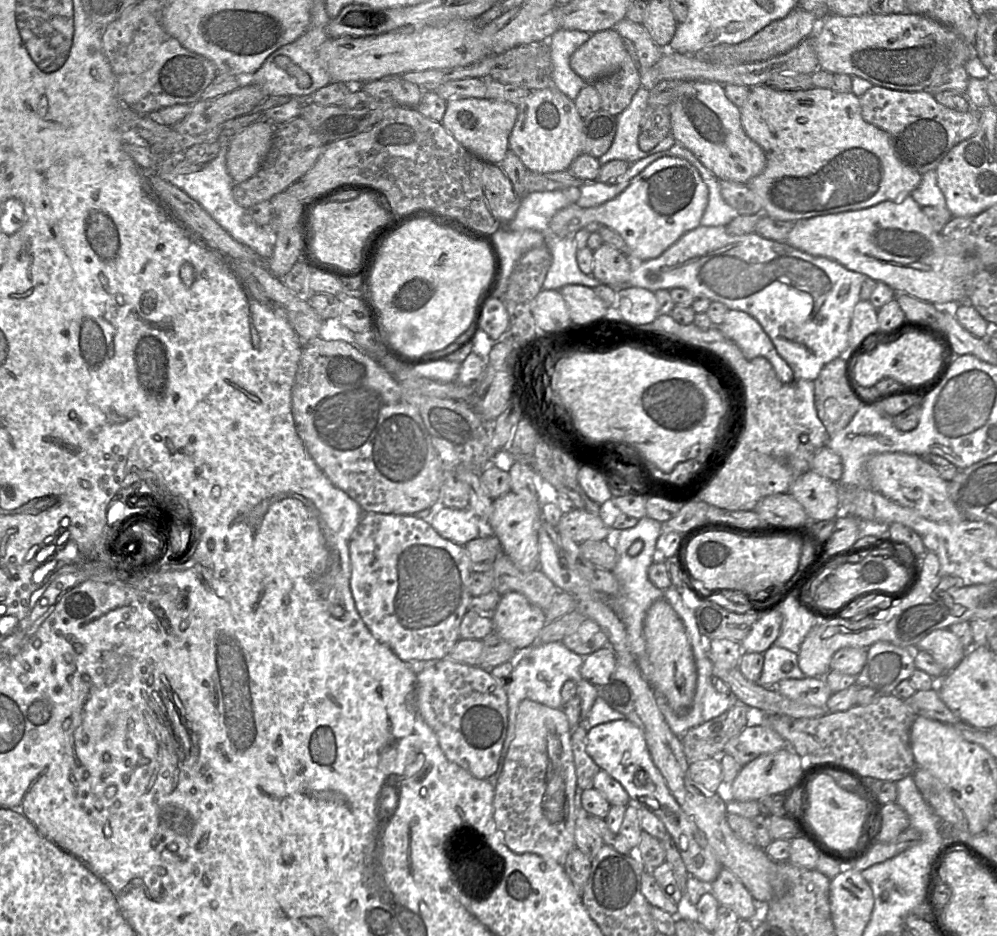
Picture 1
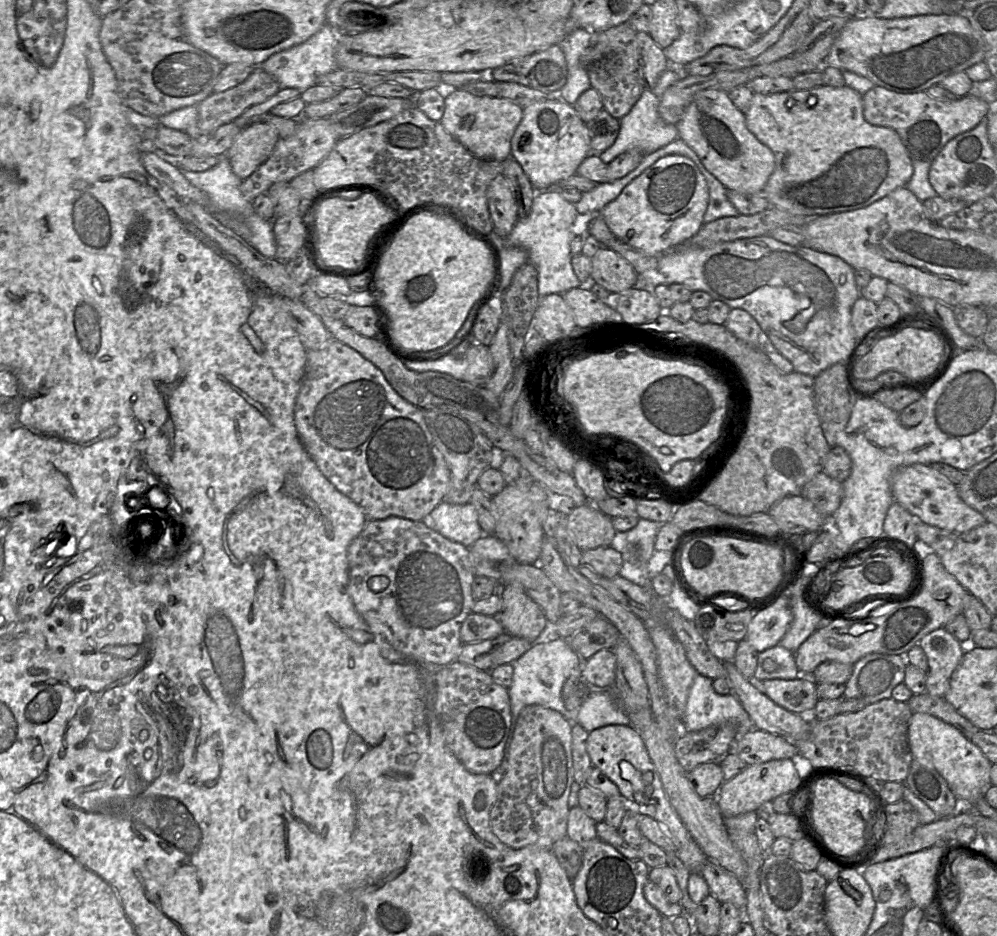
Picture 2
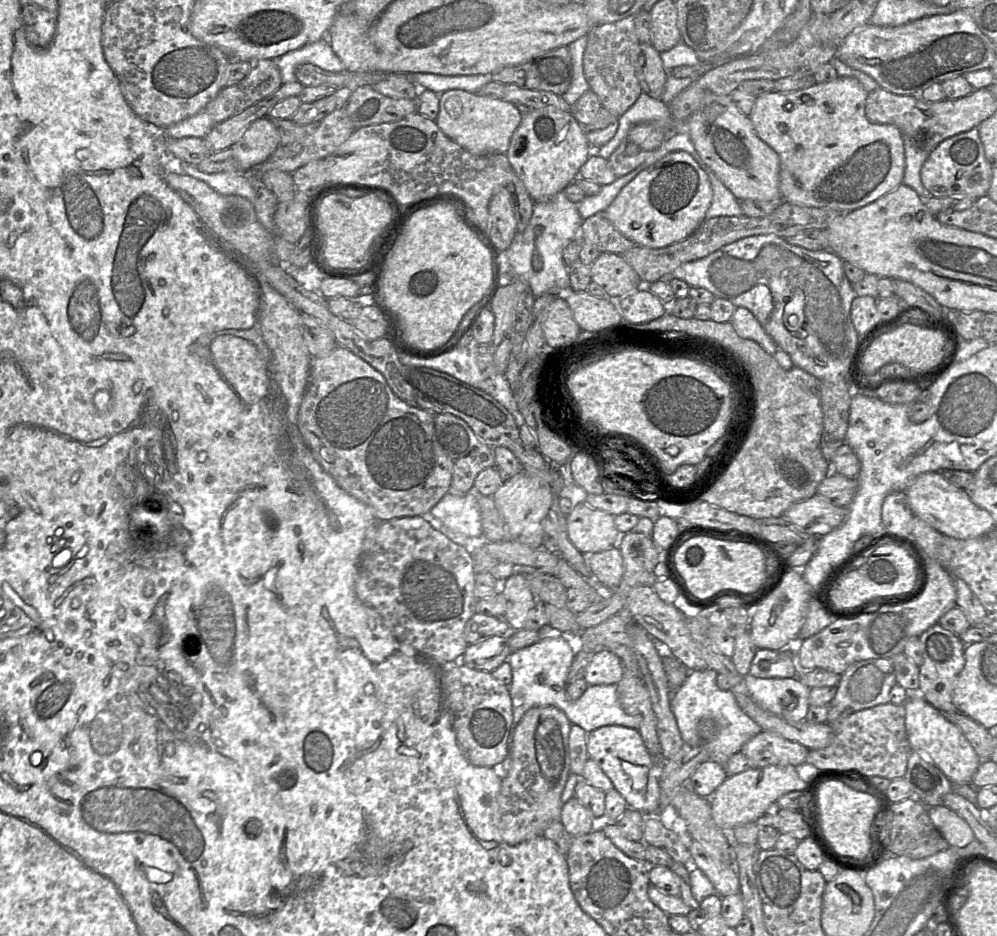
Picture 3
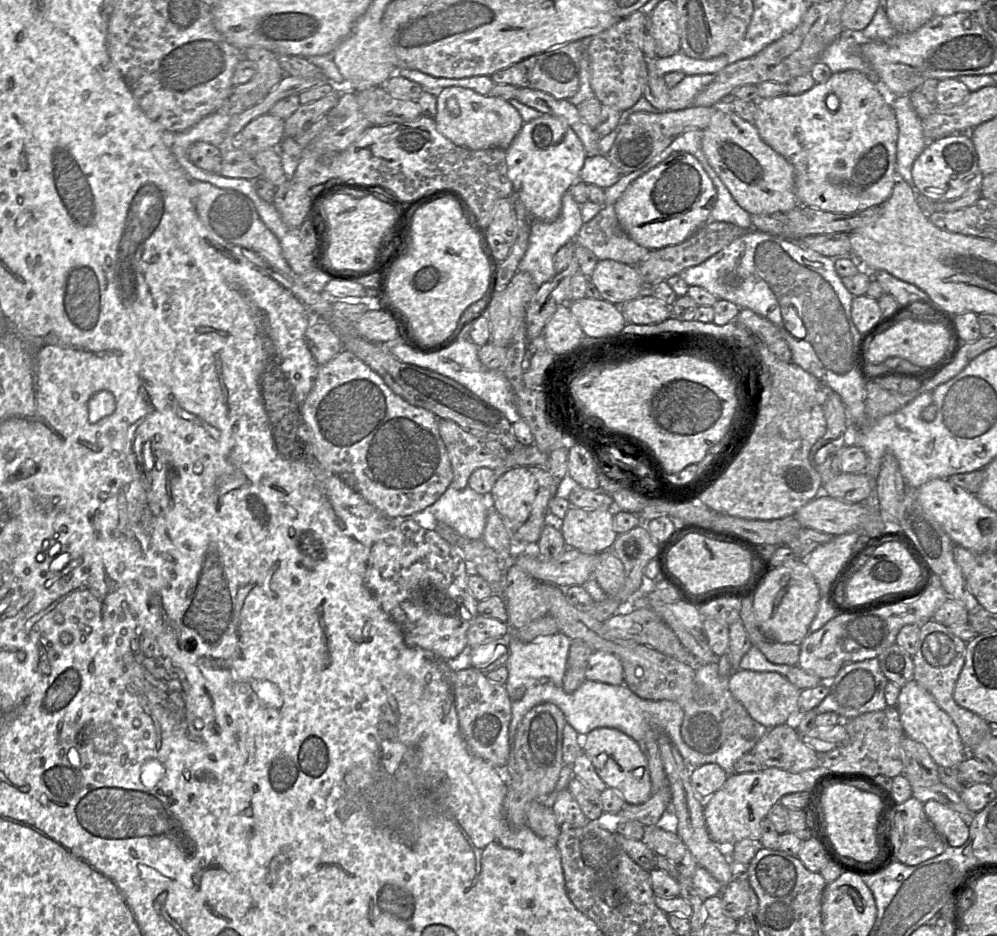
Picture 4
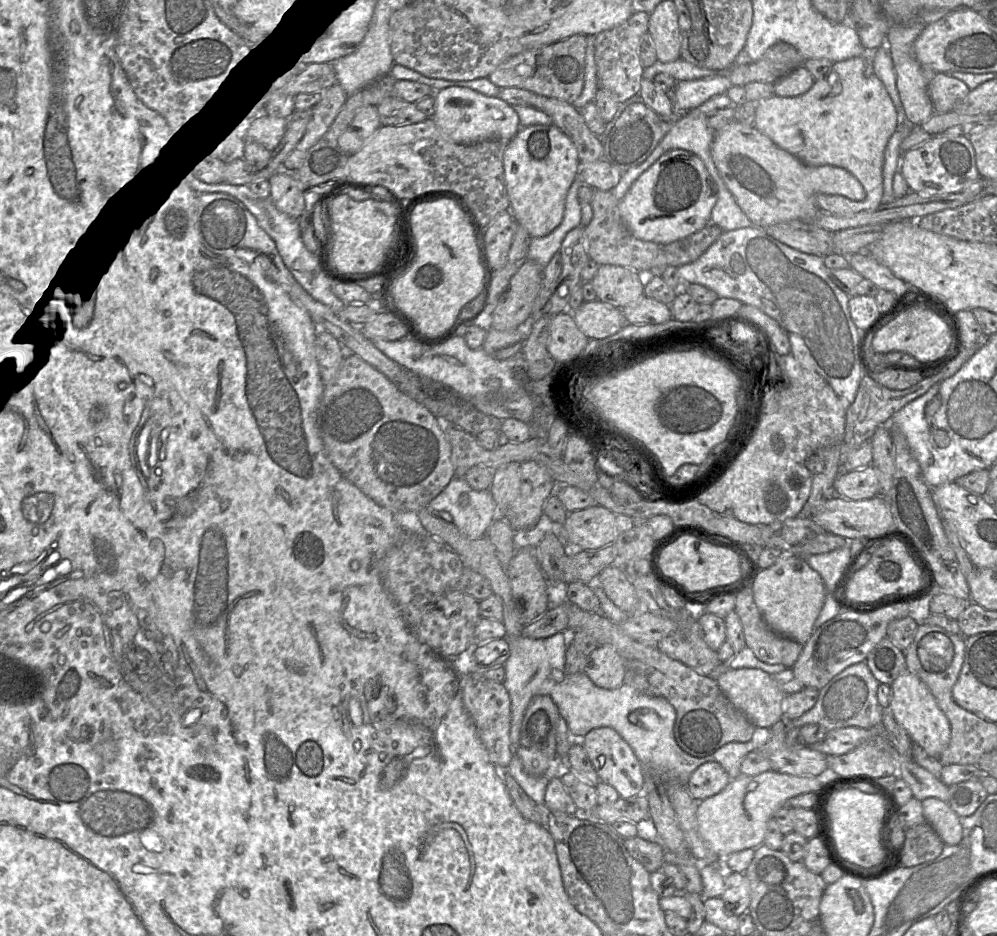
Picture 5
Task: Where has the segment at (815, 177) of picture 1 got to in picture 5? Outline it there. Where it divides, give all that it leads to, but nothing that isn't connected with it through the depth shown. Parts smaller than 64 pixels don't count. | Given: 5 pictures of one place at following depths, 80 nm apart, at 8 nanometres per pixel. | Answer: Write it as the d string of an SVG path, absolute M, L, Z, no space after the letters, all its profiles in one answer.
M853 57L835 62L830 71L804 94L795 97L771 97L756 102L755 127L778 147L810 166L832 165L849 171L862 185L864 198L851 200L841 195L819 194L816 198L821 212L836 216L874 210L881 204L883 194L882 168L887 143L898 125L898 114L883 83L873 72L869 61Z

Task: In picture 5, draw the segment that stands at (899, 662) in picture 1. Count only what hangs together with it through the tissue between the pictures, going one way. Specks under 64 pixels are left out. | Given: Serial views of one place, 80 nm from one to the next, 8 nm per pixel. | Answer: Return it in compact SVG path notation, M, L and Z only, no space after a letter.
M865 661L853 664L820 689L818 700L813 708L796 719L788 720L788 727L802 727L815 723L822 725L827 731L831 731L850 726L872 728L881 724L883 707L877 699L880 684Z

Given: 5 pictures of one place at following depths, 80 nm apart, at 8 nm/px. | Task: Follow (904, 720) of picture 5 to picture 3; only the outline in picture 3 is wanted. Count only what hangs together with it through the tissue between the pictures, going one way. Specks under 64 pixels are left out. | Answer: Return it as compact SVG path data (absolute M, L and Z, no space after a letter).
M909 694L904 703L905 728L911 750L924 755L952 784L969 784L981 760L961 730L919 694Z

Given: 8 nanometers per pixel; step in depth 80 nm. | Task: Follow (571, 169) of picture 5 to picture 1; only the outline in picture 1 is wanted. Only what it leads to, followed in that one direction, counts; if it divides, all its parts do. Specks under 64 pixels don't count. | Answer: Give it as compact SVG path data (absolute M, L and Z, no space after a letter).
M552 86L532 91L517 107L518 117L509 136L509 149L520 158L528 171L544 174L568 170L574 159L583 153L583 119L574 101Z

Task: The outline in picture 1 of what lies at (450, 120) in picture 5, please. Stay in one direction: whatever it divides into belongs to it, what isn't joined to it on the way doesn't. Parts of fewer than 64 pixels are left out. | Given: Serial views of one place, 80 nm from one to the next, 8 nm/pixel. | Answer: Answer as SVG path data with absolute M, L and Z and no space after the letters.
M460 98L447 101L441 123L464 148L483 162L500 165L509 151L509 136L517 117L515 104L486 98Z

